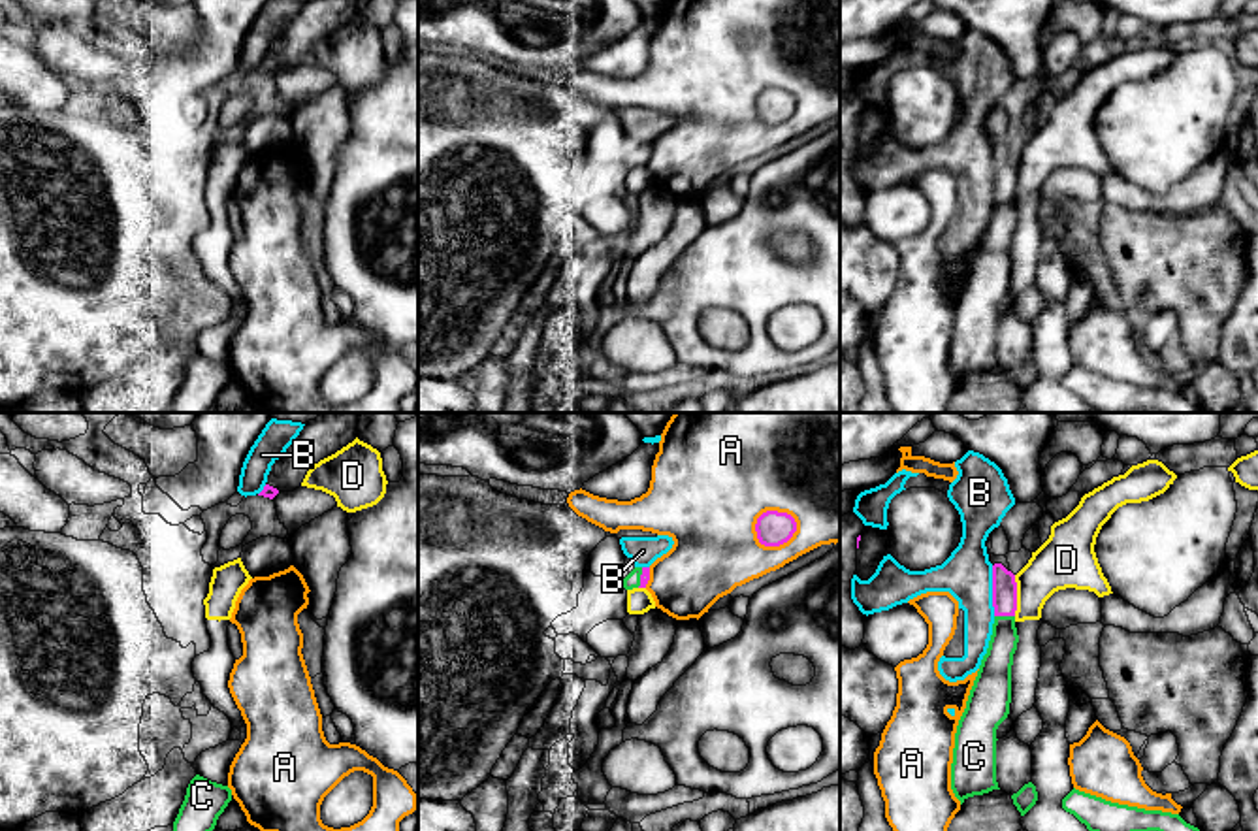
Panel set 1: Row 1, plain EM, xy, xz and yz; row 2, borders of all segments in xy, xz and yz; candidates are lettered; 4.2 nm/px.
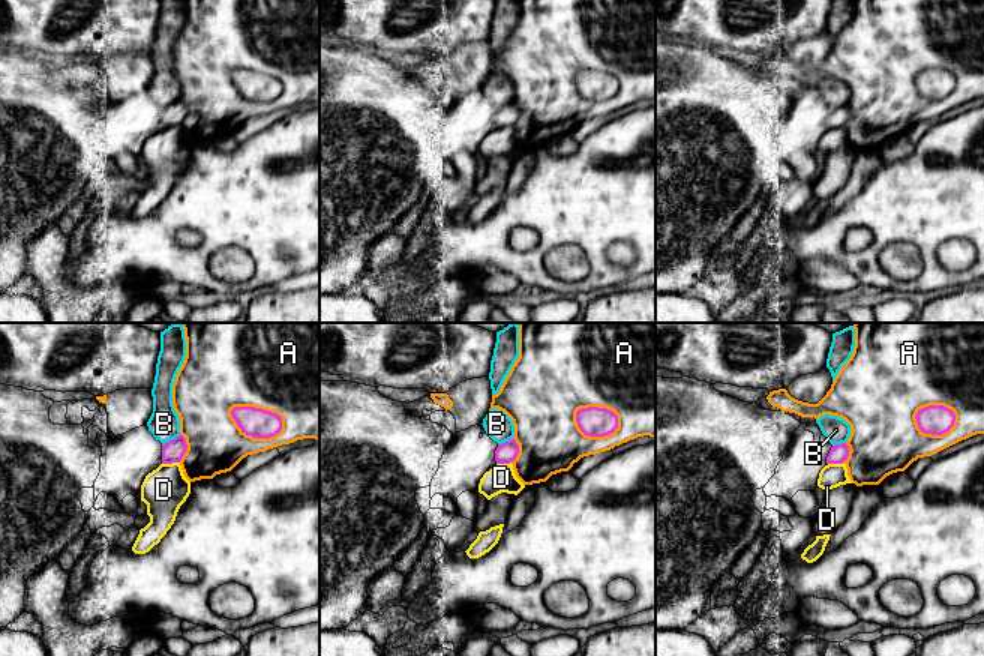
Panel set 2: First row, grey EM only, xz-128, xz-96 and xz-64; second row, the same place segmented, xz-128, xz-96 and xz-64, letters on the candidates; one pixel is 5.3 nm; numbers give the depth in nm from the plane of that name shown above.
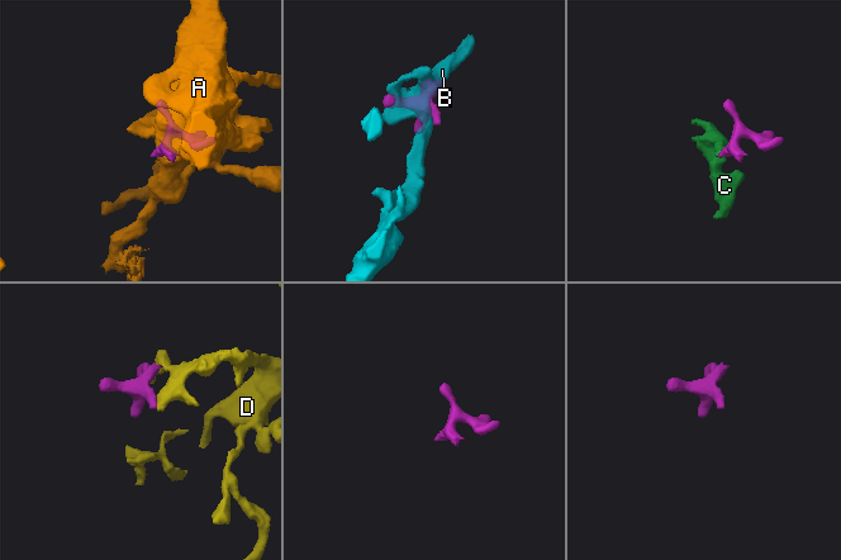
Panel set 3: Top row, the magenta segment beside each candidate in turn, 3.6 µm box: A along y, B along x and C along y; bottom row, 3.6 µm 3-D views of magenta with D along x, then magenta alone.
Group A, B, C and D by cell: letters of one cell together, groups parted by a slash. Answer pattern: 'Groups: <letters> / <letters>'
Groups: A / B / C / D

